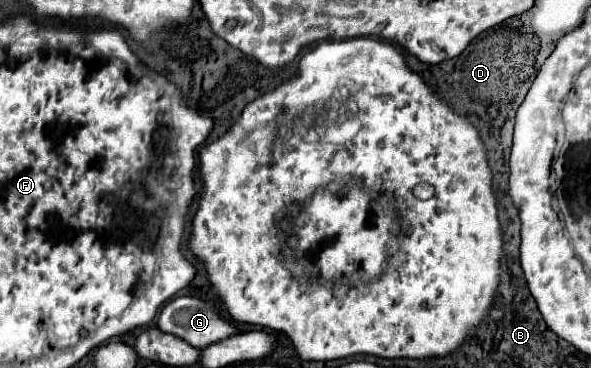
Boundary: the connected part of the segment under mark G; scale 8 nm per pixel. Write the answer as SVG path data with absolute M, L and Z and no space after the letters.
M184 295L184 297L176 297L174 301L170 301L162 313L160 313L160 319L158 319L158 327L164 331L164 333L172 333L184 341L188 341L190 345L198 347L198 349L204 349L212 343L220 343L232 335L236 335L236 327L232 321L224 319L220 315L220 311L216 309L214 303L210 301L204 301L200 297L192 297L192 295Z

